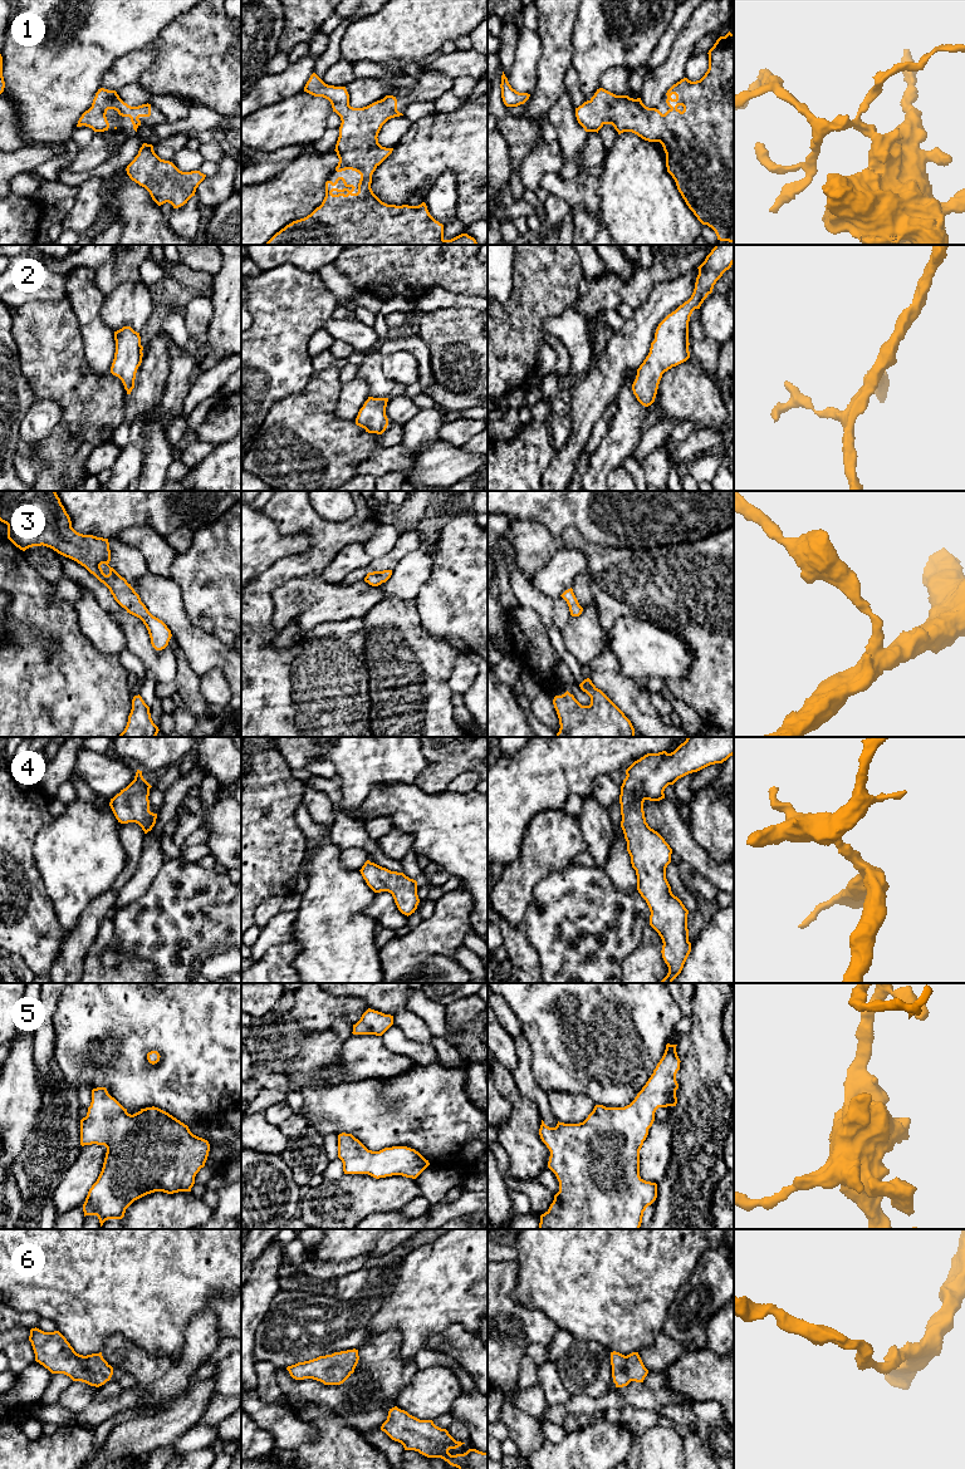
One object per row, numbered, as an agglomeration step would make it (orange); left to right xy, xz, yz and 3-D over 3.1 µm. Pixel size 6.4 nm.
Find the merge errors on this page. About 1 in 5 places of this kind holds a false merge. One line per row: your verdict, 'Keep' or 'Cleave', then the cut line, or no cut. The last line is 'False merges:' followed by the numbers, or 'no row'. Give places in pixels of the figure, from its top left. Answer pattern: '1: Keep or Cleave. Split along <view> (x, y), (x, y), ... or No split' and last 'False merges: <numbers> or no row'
1: Keep. No split
2: Keep. No split
3: Keep. No split
4: Keep. No split
5: Keep. No split
6: Keep. No split
False merges: no row

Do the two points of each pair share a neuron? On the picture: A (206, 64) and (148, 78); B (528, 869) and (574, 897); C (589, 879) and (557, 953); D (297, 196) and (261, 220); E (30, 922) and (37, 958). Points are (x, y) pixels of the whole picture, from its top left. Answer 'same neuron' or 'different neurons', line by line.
A: same neuron
B: different neurons
C: same neuron
D: same neuron
E: same neuron

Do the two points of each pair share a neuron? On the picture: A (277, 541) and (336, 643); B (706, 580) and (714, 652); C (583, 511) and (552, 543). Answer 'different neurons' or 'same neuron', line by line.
A: different neurons
B: same neuron
C: different neurons

